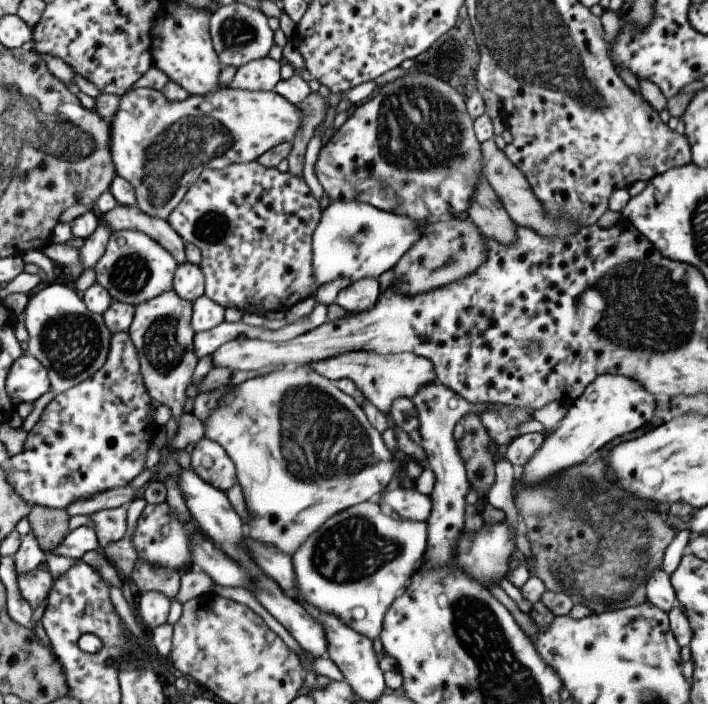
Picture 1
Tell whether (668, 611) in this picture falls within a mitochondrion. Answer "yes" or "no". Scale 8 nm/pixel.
no

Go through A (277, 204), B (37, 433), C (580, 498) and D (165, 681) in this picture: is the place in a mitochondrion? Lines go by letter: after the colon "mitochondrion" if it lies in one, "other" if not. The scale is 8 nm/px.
A: other
B: other
C: mitochondrion
D: other

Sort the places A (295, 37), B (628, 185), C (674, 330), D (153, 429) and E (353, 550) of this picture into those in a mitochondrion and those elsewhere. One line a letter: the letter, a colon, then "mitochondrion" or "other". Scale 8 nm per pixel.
A: other
B: other
C: mitochondrion
D: other
E: mitochondrion

